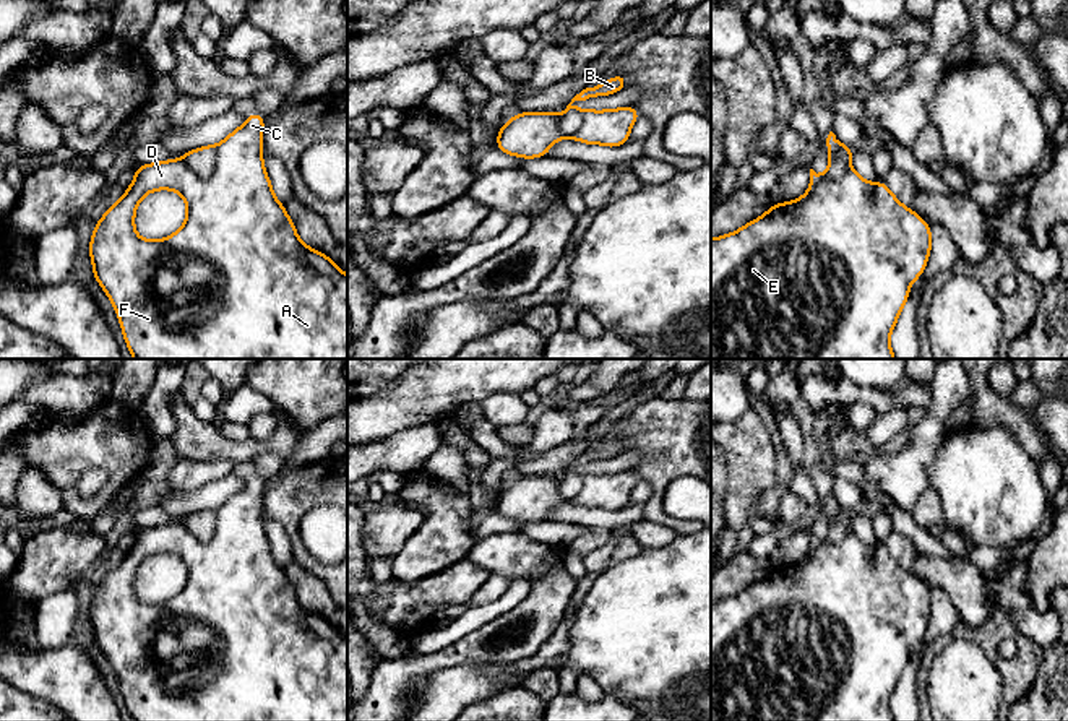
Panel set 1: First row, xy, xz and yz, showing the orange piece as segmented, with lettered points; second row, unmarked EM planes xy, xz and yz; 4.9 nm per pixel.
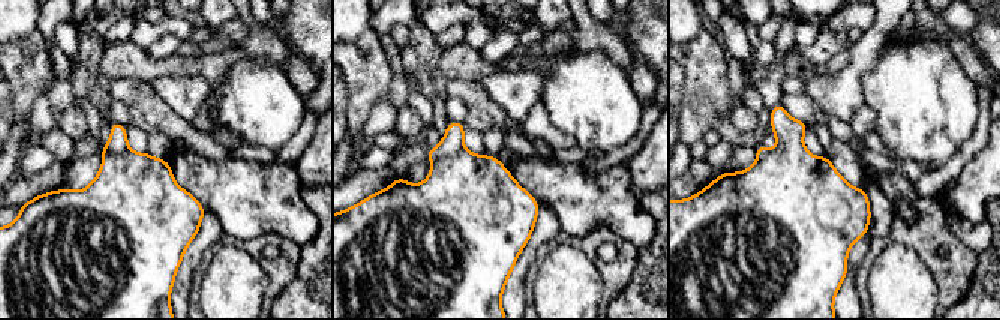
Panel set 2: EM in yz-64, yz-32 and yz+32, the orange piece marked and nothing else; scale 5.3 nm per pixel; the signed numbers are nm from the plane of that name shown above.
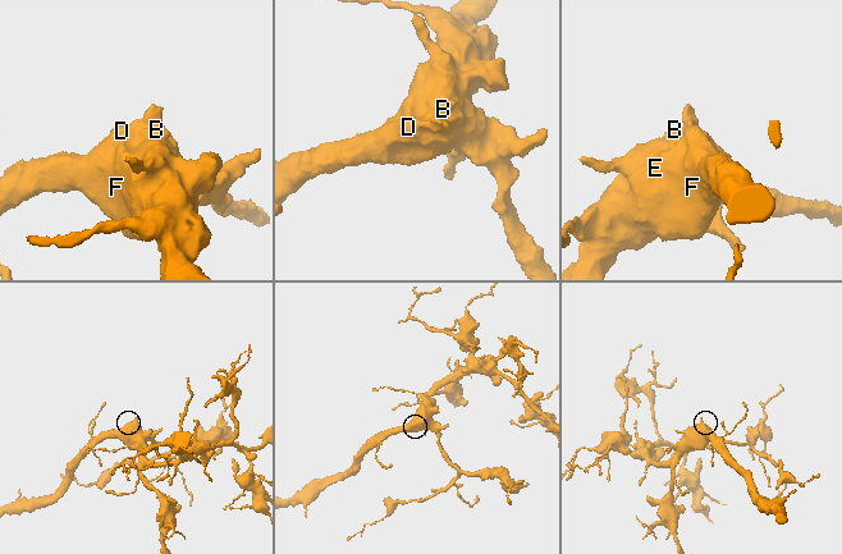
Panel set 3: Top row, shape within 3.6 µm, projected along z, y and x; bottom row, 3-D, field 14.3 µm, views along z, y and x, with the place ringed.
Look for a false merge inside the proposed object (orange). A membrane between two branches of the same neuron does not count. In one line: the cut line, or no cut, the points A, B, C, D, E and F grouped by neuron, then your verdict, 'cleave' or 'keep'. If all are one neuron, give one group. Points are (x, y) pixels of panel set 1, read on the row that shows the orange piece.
cut xy (216, 146), (216, 168), (208, 177), (200, 177), (180, 159); groups A C D E F / B; cleave

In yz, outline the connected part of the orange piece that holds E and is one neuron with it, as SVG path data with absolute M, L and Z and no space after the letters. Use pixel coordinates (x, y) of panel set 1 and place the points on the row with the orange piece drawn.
M849 166L839 180L823 179L802 198L774 203L739 231L711 239L711 359L896 359L889 335L911 296L911 284L925 271L930 250L928 222L906 208L885 182L867 182Z

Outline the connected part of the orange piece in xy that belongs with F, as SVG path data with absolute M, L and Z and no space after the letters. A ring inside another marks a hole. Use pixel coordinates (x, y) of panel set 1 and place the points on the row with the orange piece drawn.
M260 112L245 117L243 125L229 133L216 146L216 169L209 179L201 179L182 159L138 166L125 195L96 221L88 247L93 273L117 312L127 348L133 354L133 359L347 359L347 274L328 255L307 247L299 239L292 219L273 193L271 180L263 164L263 128L265 115ZM154 190L174 190L182 195L187 203L187 219L172 235L161 240L146 240L135 231L135 213L138 203Z

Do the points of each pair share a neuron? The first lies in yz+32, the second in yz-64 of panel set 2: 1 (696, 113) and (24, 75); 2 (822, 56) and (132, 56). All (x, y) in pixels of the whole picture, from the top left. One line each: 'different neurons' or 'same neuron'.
1: same neuron
2: different neurons

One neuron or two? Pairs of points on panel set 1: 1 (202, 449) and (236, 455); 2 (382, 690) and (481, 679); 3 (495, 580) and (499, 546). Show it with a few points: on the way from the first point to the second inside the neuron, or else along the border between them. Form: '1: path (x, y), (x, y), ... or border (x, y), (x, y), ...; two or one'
1: path (210, 449), (228, 449); one
2: border (453, 664), (435, 669), (413, 692), (408, 703); two
3: border (490, 572), (499, 572), (510, 580); two

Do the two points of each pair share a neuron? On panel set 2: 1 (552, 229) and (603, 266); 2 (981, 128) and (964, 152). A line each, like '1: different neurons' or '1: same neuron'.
1: different neurons
2: same neuron

